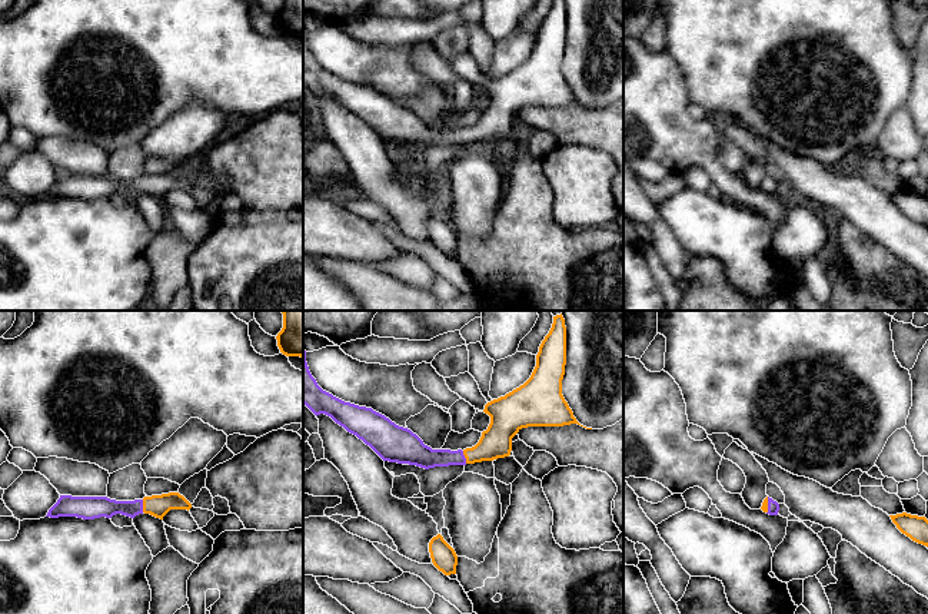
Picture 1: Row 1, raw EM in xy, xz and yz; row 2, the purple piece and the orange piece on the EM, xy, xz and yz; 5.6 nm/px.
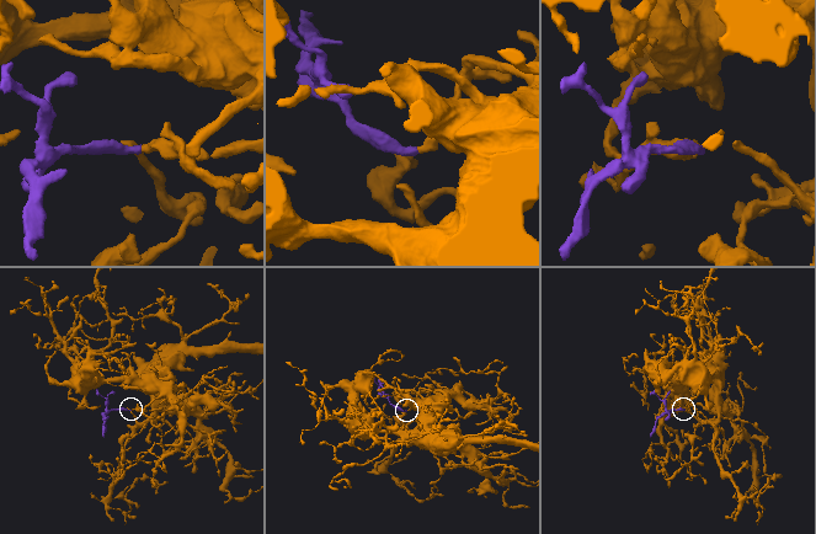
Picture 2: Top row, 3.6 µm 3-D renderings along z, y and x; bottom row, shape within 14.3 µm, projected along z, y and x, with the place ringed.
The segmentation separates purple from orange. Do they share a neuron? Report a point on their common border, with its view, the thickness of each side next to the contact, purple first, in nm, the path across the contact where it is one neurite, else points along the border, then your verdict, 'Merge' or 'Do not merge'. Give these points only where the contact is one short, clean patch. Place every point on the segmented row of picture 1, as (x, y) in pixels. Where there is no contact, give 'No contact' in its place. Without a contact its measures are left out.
Touches purple at xy (142, 505). Thickness 120 nm (purple) against 130 nm. Path across: xy (97, 507), (142, 505), (158, 505). Merge

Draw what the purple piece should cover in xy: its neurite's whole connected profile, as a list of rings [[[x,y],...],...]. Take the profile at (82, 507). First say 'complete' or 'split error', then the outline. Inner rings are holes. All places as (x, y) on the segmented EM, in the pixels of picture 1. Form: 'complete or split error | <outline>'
split error | [[[179,492],[152,495],[134,501],[116,501],[107,497],[60,495],[46,517],[77,517],[83,520],[94,520],[100,517],[112,518],[116,514],[122,514],[134,518],[144,512],[163,520],[170,510],[189,511],[190,508],[192,504]]]

